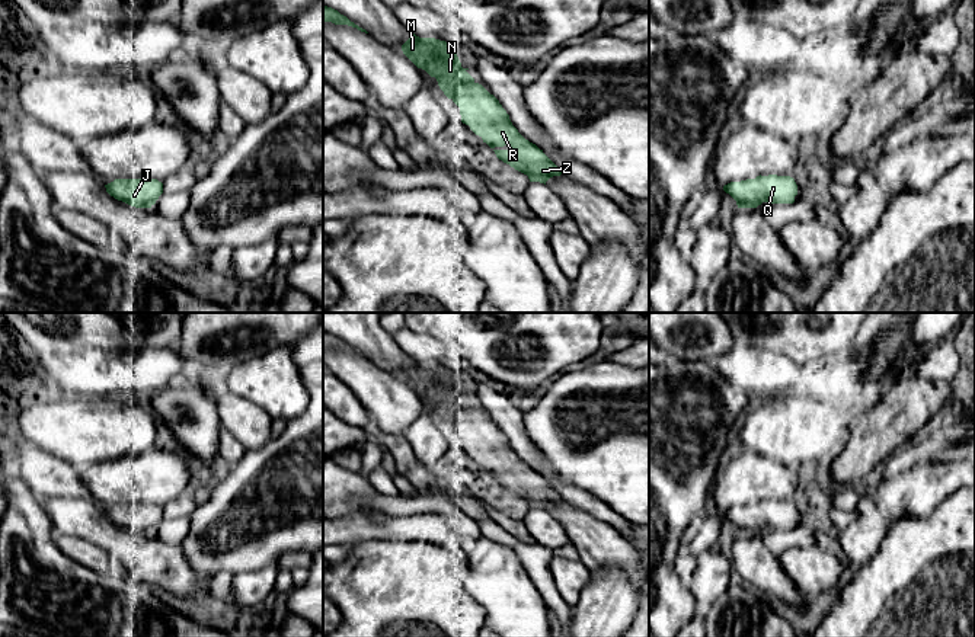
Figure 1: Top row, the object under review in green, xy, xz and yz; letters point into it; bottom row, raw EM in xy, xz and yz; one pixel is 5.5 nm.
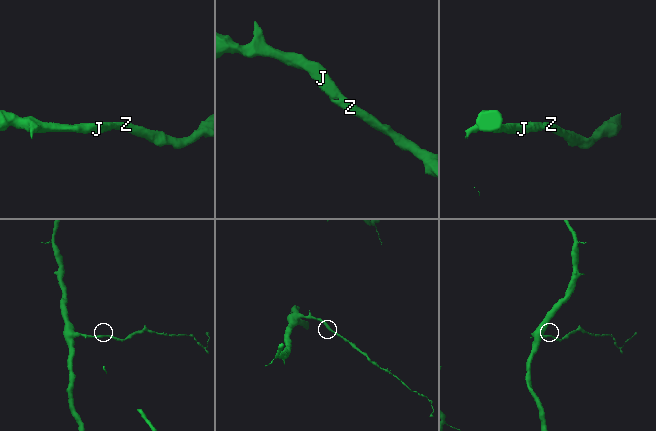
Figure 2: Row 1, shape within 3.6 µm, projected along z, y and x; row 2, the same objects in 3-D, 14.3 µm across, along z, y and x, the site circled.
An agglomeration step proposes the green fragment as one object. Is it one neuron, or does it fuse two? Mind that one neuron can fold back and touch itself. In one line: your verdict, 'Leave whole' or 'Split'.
Leave whole

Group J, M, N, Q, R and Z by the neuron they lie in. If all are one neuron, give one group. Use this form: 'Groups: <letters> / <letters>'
Groups: J M N Q R Z

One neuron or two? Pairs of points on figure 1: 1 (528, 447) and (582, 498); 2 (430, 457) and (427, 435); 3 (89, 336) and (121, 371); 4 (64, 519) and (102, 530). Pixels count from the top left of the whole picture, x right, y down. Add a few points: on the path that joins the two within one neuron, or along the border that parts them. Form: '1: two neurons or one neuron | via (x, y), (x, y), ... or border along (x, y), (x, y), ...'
1: one neuron | via (537, 463), (566, 492)
2: one neuron | via (428, 451), (427, 441)
3: two neurons | border along (108, 349), (82, 348), (74, 352)
4: one neuron | via (73, 519), (85, 519), (93, 525)

